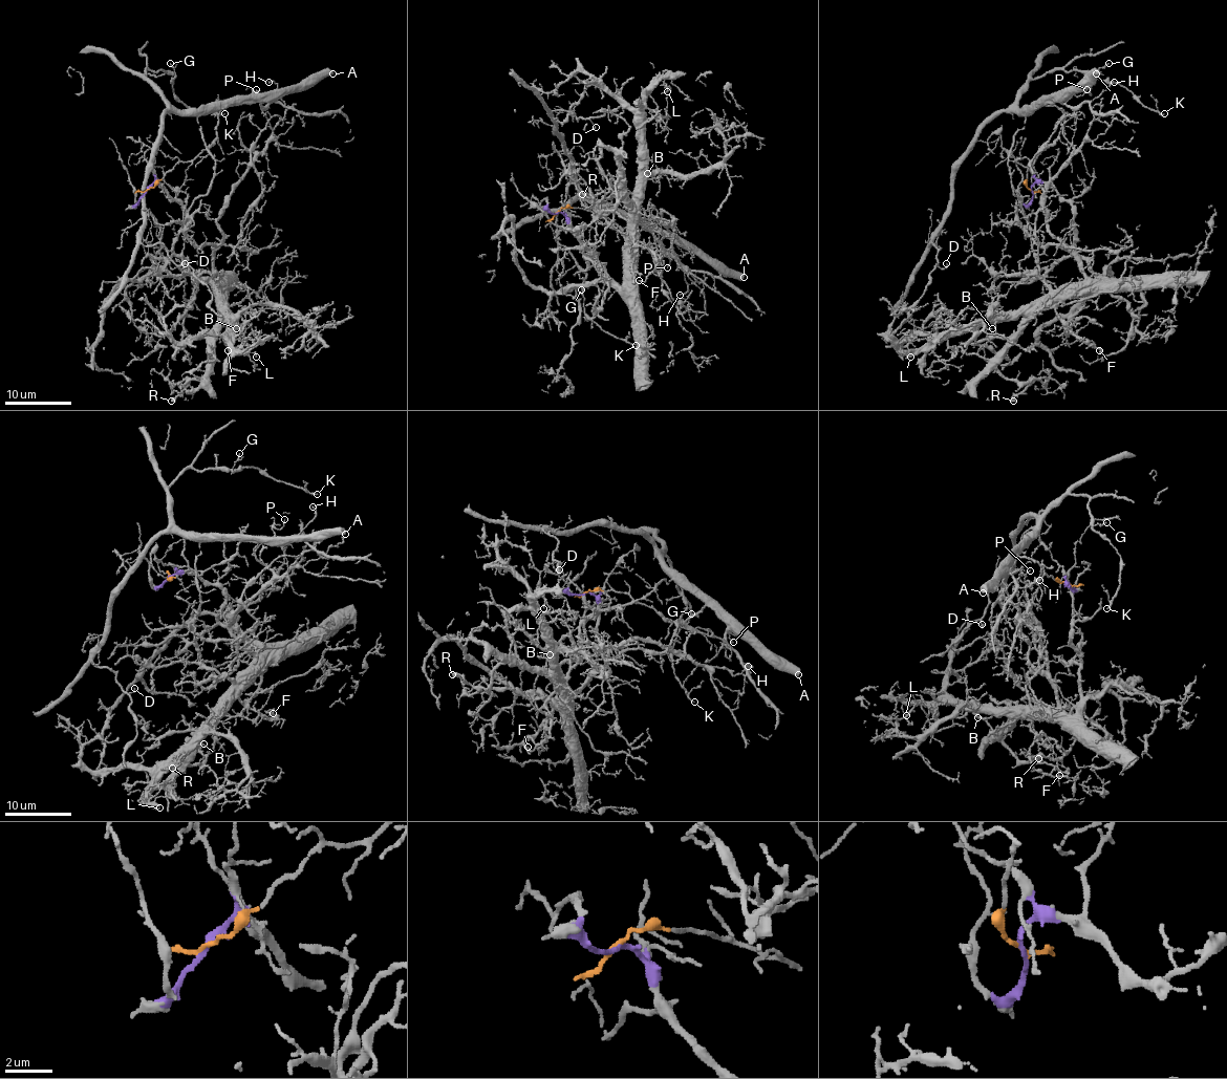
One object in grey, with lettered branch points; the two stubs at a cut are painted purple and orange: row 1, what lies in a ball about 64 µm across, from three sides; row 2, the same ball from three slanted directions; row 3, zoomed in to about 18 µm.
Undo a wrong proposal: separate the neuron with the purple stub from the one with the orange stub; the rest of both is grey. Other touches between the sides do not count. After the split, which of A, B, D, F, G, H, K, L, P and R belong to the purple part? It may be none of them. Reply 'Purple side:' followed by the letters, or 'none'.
Purple side: B, F, L, R

